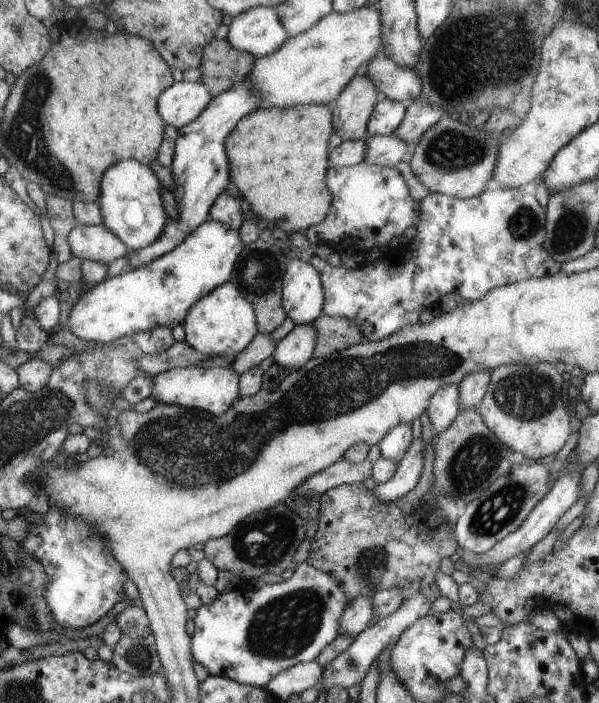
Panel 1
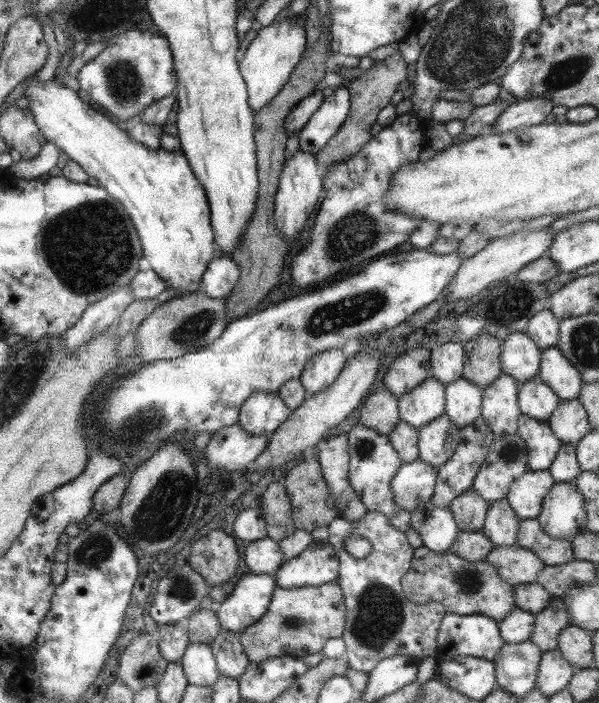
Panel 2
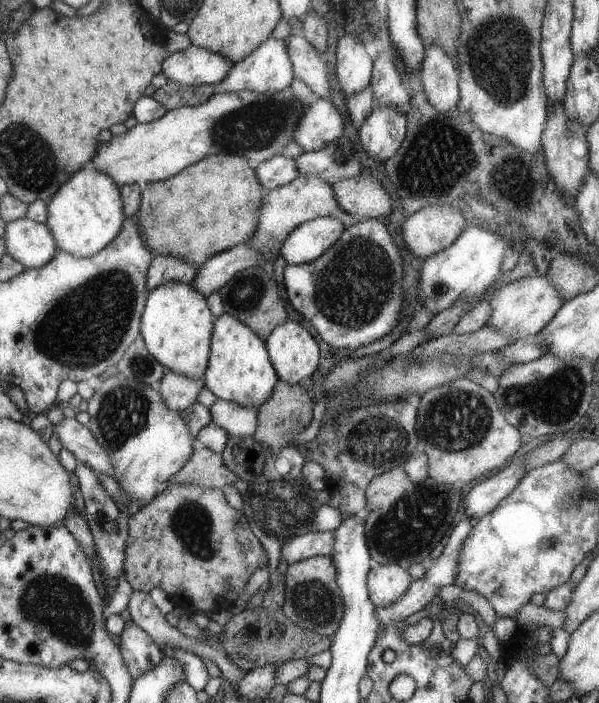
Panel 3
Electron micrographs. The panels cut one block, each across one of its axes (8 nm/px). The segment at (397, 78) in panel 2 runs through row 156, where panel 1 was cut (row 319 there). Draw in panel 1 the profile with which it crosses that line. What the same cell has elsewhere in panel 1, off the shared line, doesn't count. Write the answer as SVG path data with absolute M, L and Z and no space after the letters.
M319 316L313 328L317 330L317 340L311 358L329 358L359 342L365 342L359 326L355 326L355 322L345 318Z

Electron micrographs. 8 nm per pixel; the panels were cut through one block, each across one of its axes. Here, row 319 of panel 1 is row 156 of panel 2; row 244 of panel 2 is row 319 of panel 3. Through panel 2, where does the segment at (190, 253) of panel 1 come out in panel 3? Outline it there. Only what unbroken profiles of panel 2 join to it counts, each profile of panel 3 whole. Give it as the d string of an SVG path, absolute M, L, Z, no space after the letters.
M169 282L149 292L147 306L141 316L141 338L149 354L165 366L165 372L175 372L193 380L203 380L211 356L213 316L191 284Z

